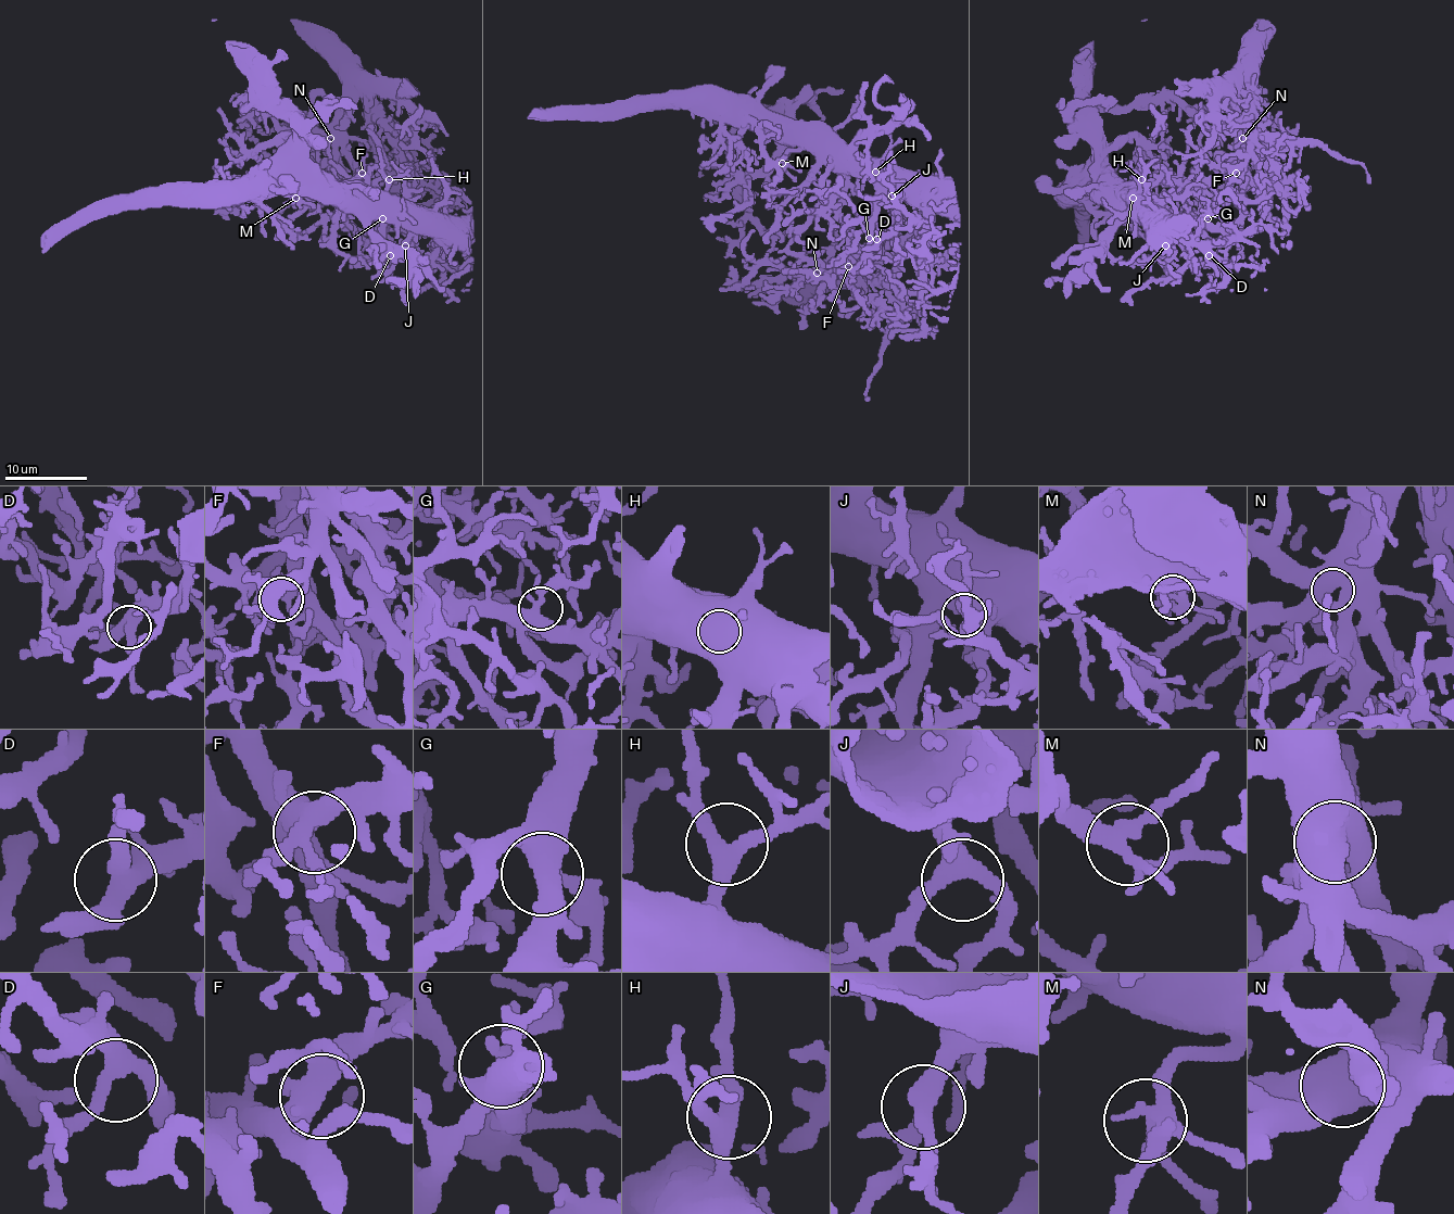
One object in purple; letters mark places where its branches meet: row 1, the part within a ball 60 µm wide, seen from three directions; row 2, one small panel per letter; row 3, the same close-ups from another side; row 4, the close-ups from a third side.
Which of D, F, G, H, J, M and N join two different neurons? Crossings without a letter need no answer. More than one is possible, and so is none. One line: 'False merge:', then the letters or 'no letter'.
False merge: no letter

